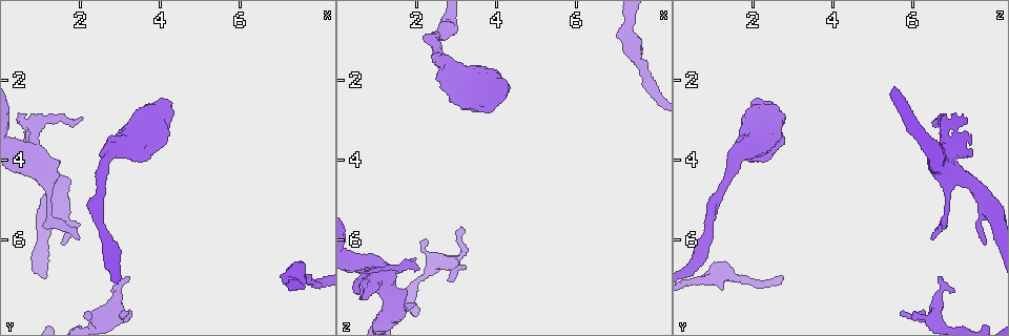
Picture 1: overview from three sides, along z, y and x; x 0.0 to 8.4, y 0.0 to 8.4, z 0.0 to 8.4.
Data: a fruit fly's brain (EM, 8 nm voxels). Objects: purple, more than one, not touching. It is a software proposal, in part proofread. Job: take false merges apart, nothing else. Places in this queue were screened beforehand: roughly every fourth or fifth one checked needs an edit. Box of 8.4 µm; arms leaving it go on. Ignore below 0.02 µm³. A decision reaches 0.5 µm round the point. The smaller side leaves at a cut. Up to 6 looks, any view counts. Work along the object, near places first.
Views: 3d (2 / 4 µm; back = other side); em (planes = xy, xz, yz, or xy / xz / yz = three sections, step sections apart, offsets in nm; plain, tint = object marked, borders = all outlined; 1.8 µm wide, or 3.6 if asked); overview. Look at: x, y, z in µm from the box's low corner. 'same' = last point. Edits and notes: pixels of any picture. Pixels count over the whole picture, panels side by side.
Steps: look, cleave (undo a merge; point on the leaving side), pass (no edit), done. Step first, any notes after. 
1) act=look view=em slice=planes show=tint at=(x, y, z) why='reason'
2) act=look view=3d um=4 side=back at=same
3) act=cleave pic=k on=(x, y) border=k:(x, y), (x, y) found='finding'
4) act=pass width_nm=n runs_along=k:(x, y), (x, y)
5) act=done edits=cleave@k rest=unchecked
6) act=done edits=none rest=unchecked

act=look view=3d um=2 at=(2.95, 7.65, 6.55)

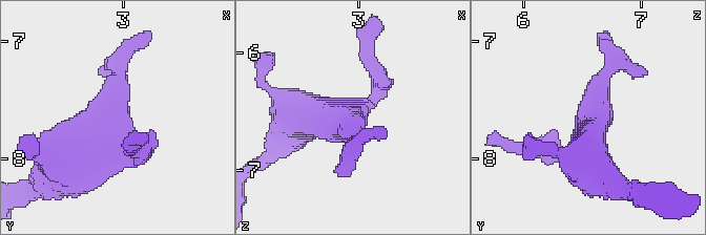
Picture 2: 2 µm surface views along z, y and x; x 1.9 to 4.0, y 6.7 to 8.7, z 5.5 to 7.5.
act=look view=em slice=planes show=tint at=(2.88, 7.60, 6.58) why='need the tissue'

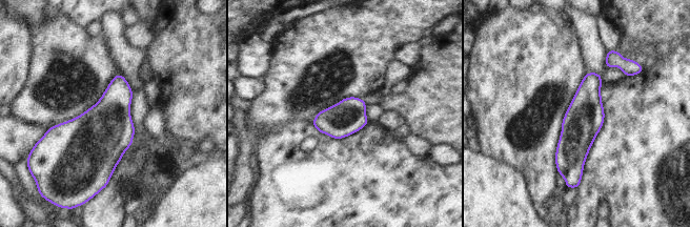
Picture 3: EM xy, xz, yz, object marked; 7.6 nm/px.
act=pass width_nm=260 found='one neuron here'

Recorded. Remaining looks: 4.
act=look view=em um=3.6 slice=planes show=borders at=(0.95, 4.10, 6.75)

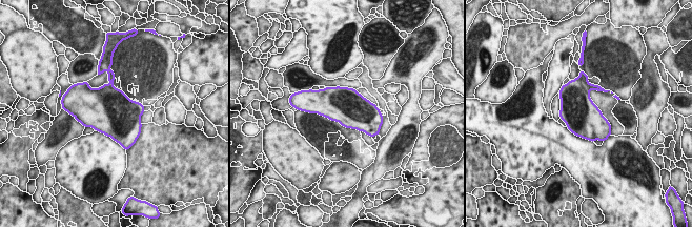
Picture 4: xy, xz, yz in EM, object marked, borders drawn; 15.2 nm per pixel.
act=cleave pic=4 on=(584, 78) found='two neurons meet here'

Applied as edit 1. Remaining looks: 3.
act=look view=em slice=xz step=8 show=tint at=(7.70, 7.00, 1.75)

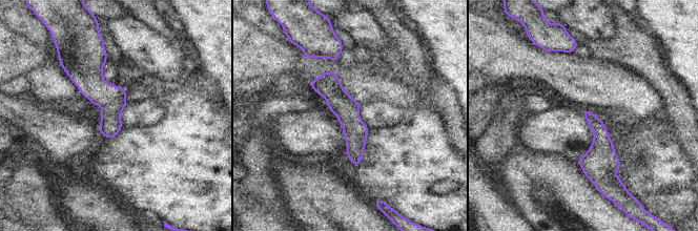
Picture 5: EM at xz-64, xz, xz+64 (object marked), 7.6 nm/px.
act=look view=em slice=planes show=tint at=same

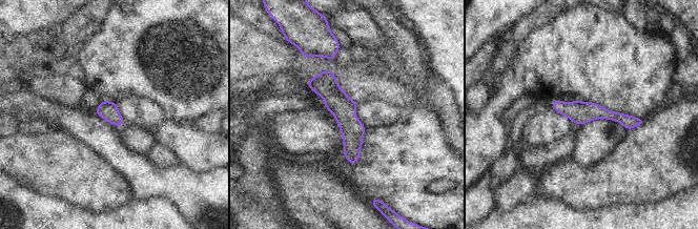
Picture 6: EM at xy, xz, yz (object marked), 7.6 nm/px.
act=pass runs_along=6:(310, 82), (344, 110), (353, 161) found='one neuron here'

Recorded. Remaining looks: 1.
act=done edits=cleave@4 rest=unchecked

